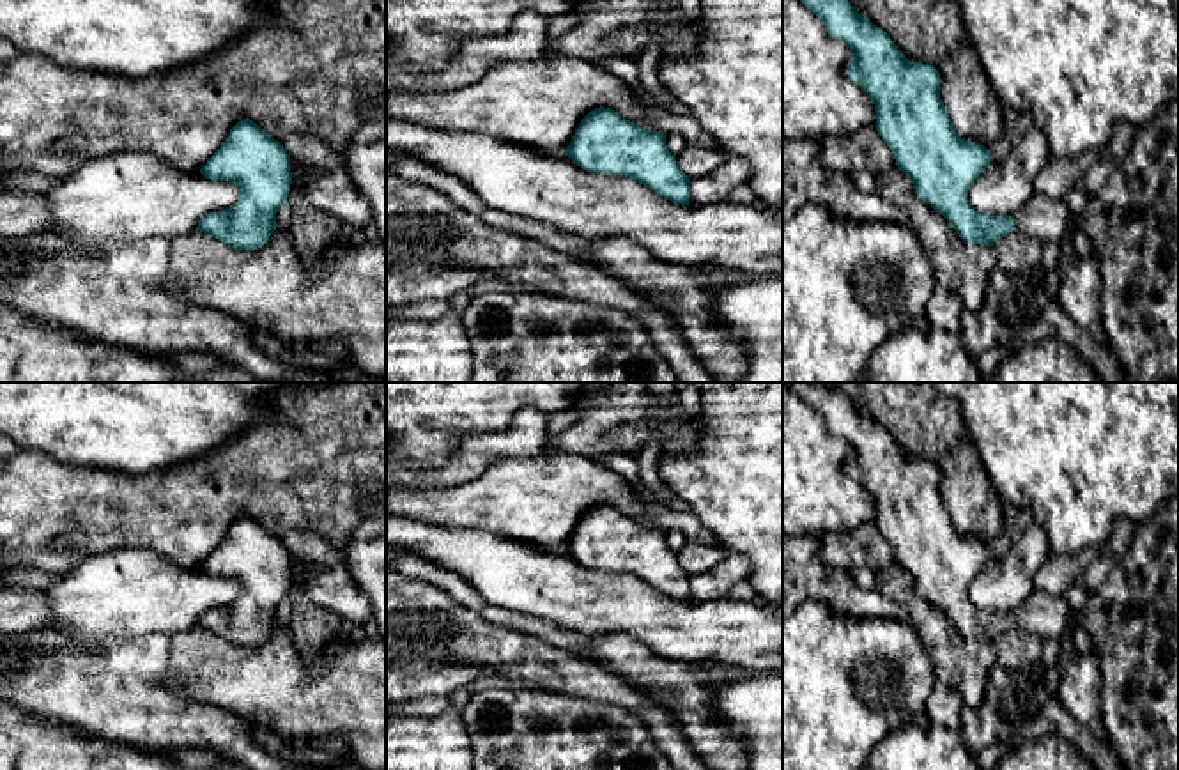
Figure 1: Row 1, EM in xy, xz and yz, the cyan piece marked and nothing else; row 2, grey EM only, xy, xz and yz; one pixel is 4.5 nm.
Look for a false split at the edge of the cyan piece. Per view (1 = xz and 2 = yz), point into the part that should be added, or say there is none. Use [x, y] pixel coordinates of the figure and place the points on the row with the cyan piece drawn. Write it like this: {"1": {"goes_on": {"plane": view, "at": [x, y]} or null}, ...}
{"1": {"goes_on": null}, "2": {"goes_on": {"plane": "yz", "at": [1047, 220]}}}

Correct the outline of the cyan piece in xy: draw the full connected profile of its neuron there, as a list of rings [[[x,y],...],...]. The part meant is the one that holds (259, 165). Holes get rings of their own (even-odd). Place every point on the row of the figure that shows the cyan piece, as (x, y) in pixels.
[[[244,119],[230,129],[200,173],[234,182],[239,196],[232,207],[205,214],[196,230],[241,251],[262,248],[278,227],[276,212],[287,204],[294,177],[281,142]]]

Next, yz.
[[[800,0],[811,9],[827,32],[841,39],[852,50],[846,74],[871,99],[876,112],[876,131],[892,150],[896,166],[906,173],[921,200],[938,211],[967,243],[993,246],[1009,232],[1018,230],[1041,244],[1062,244],[1069,225],[1076,216],[1064,200],[1036,195],[1014,216],[990,216],[977,212],[968,202],[970,184],[990,165],[990,150],[972,140],[961,138],[940,99],[940,73],[922,62],[910,62],[894,44],[890,35],[862,18],[848,0]]]

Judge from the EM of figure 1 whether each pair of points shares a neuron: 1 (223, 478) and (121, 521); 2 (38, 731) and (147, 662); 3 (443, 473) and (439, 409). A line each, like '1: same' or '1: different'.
1: same
2: different
3: different

